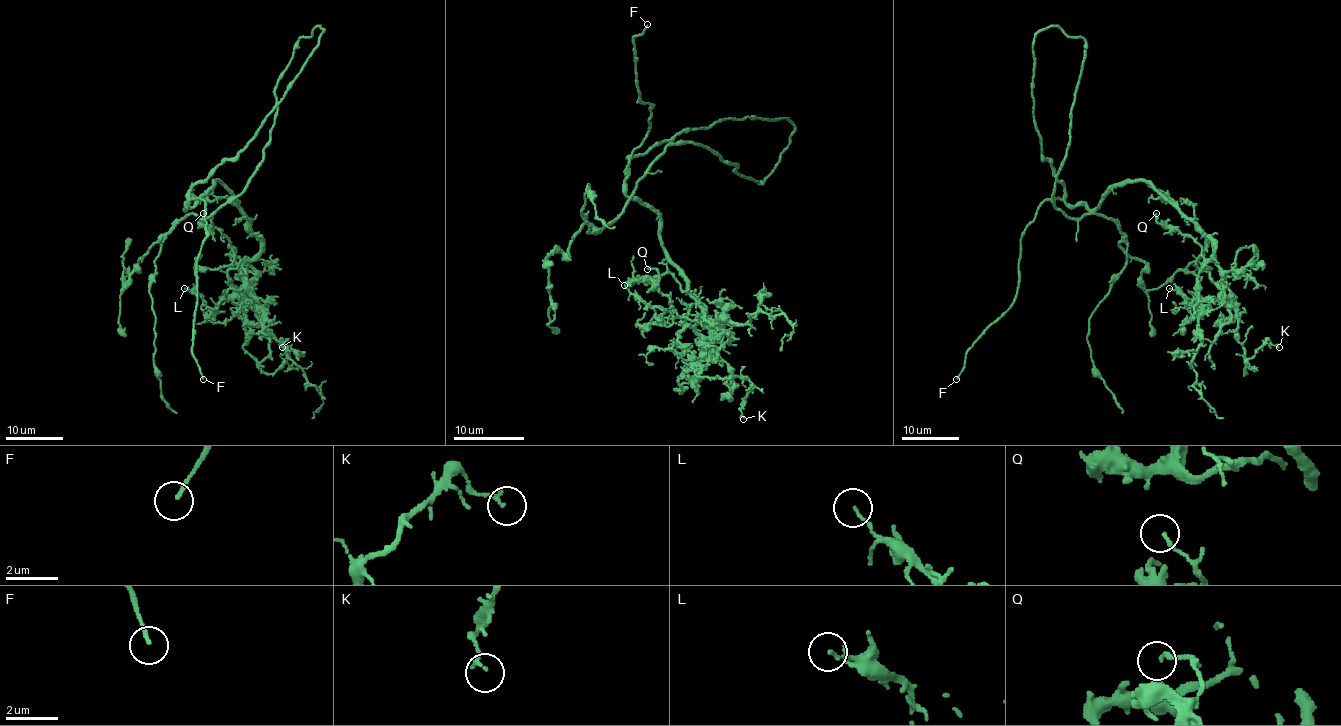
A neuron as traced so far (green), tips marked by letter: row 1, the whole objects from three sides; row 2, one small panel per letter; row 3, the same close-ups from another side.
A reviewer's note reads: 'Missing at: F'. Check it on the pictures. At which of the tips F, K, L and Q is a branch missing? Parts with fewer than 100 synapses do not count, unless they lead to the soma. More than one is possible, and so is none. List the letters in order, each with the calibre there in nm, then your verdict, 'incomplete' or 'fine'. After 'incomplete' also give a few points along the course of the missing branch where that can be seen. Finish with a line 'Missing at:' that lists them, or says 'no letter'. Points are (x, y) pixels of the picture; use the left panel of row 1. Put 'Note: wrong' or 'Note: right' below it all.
F: 130 nm | incomplete
K: 130 nm | fine
L: 120 nm | fine
Q: 160 nm | fine
Missing at: F
Note: right

